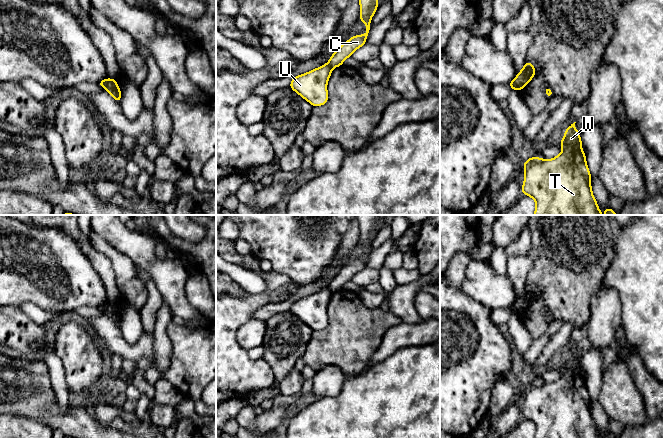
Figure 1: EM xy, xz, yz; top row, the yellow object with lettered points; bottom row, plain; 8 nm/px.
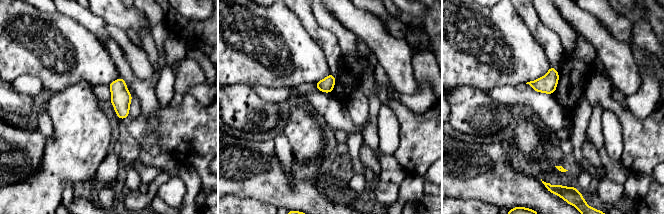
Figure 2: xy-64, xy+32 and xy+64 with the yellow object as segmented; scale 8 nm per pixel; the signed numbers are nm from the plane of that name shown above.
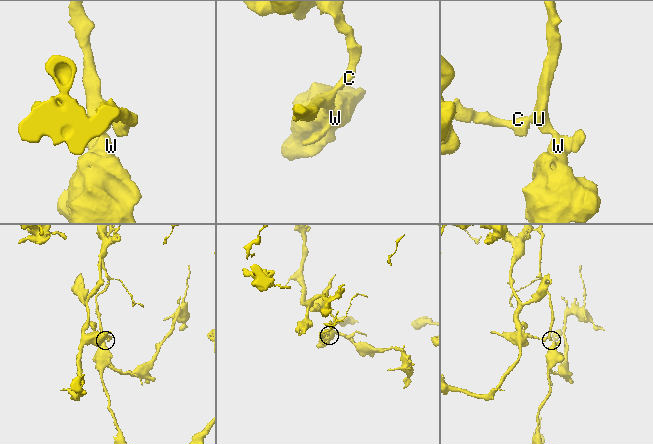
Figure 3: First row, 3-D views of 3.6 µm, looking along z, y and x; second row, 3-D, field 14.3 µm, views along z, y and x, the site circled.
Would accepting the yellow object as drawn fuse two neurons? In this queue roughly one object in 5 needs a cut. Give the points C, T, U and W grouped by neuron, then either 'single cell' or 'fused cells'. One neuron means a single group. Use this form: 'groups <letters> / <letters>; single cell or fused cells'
groups C / T U W; fused cells

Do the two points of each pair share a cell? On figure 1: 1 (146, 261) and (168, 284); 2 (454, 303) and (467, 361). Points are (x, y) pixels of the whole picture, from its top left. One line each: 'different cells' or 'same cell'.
1: same cell
2: same cell

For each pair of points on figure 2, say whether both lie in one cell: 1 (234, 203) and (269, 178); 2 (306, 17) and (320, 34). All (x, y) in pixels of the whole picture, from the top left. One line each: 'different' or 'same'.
1: different
2: same

